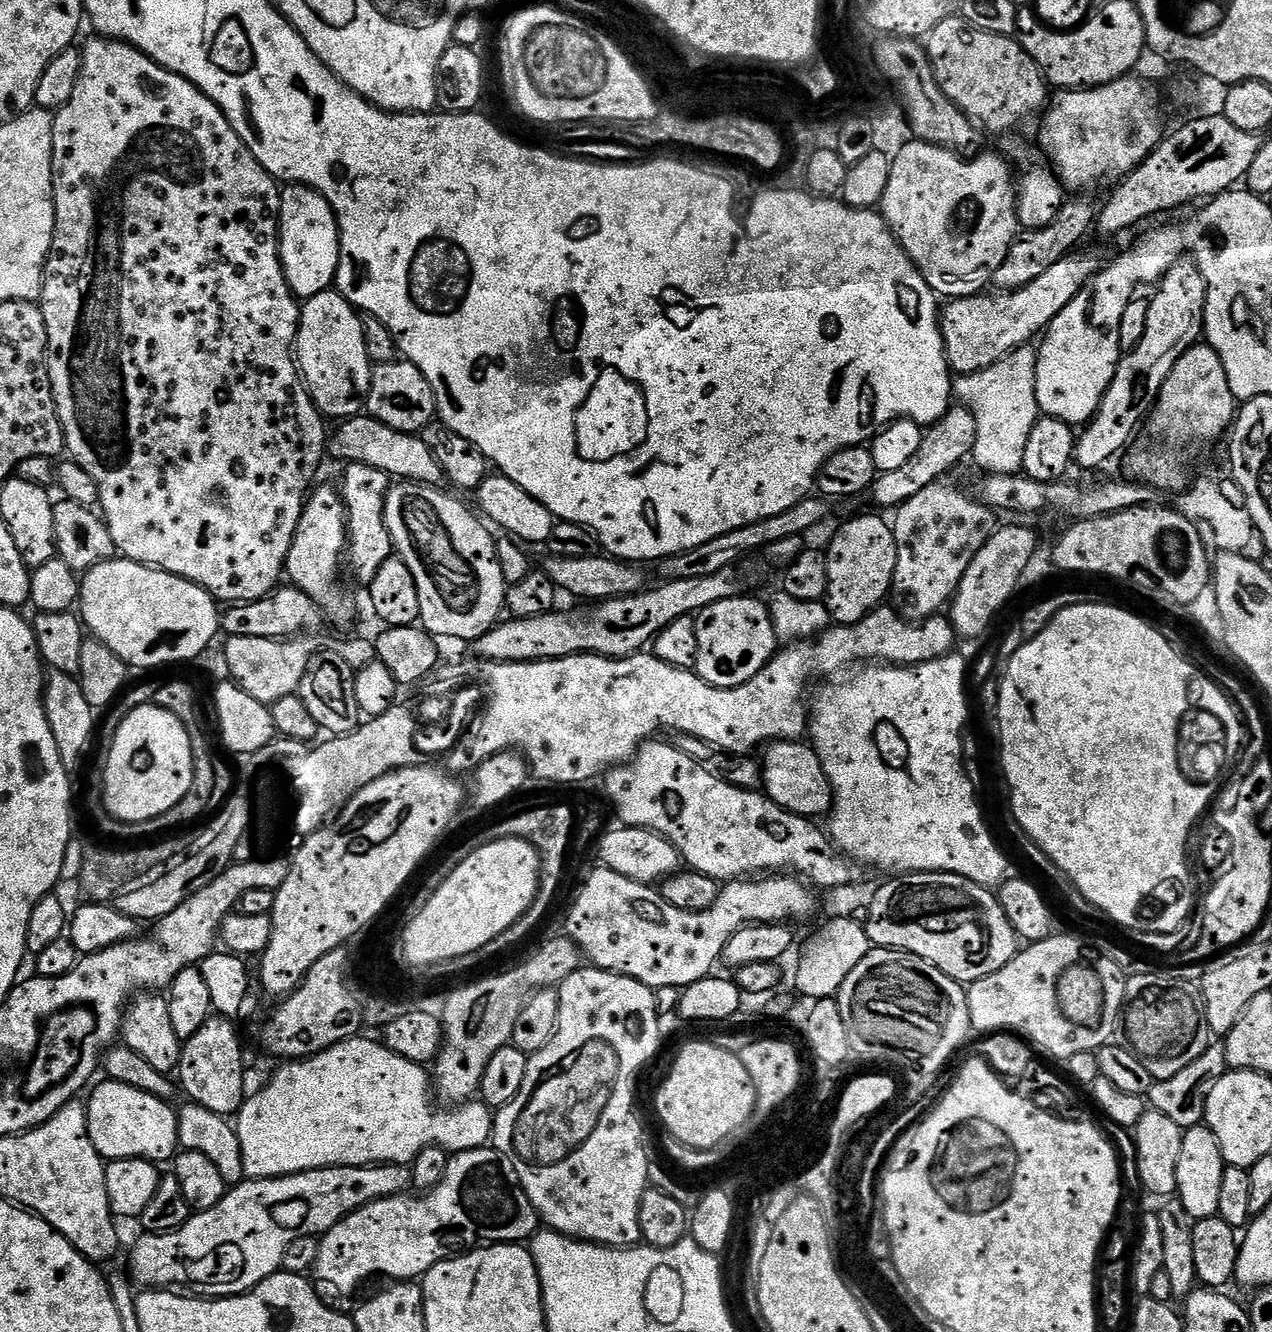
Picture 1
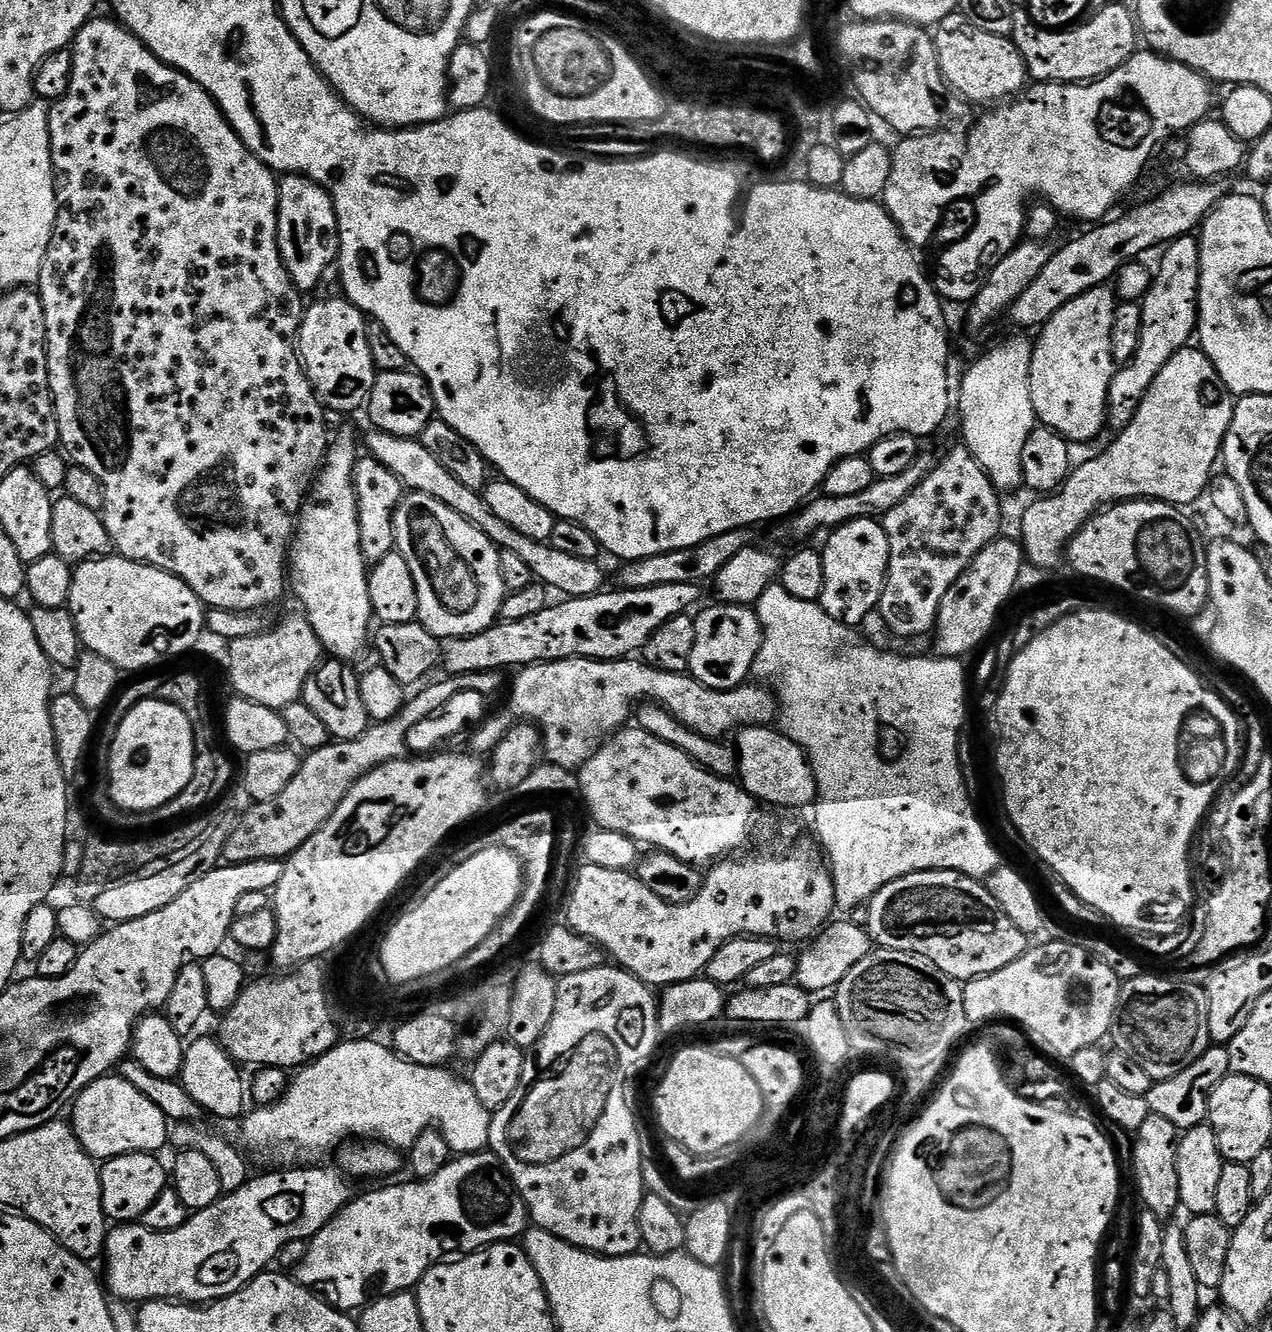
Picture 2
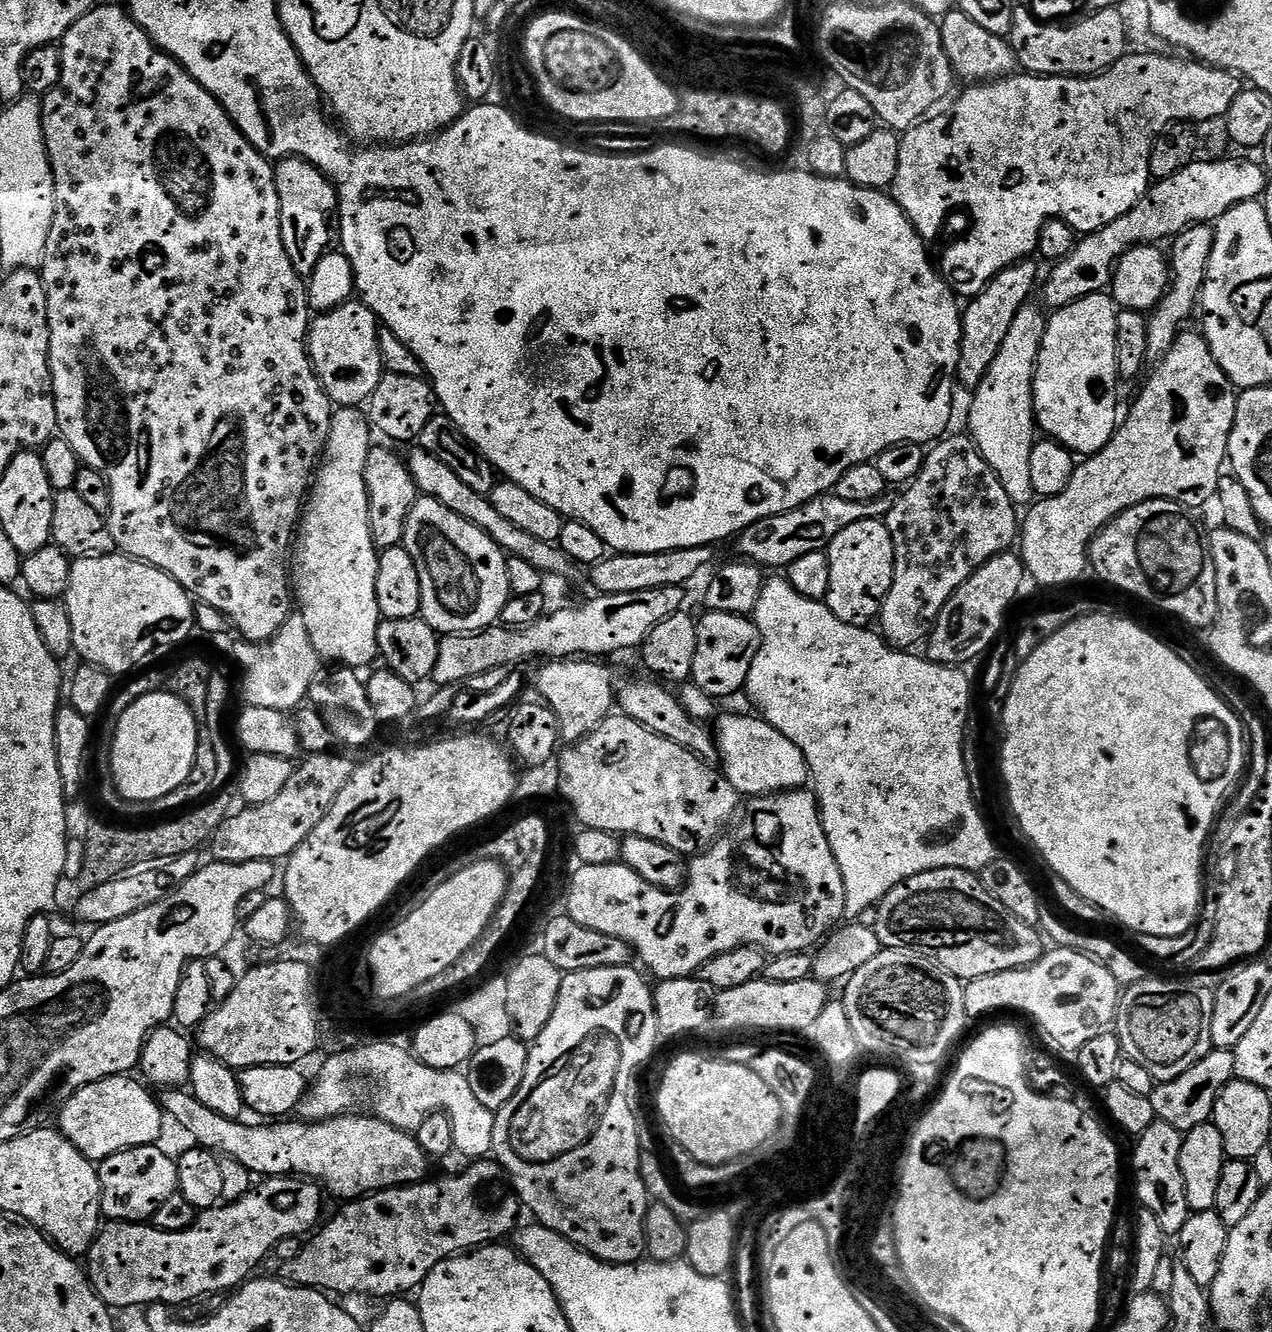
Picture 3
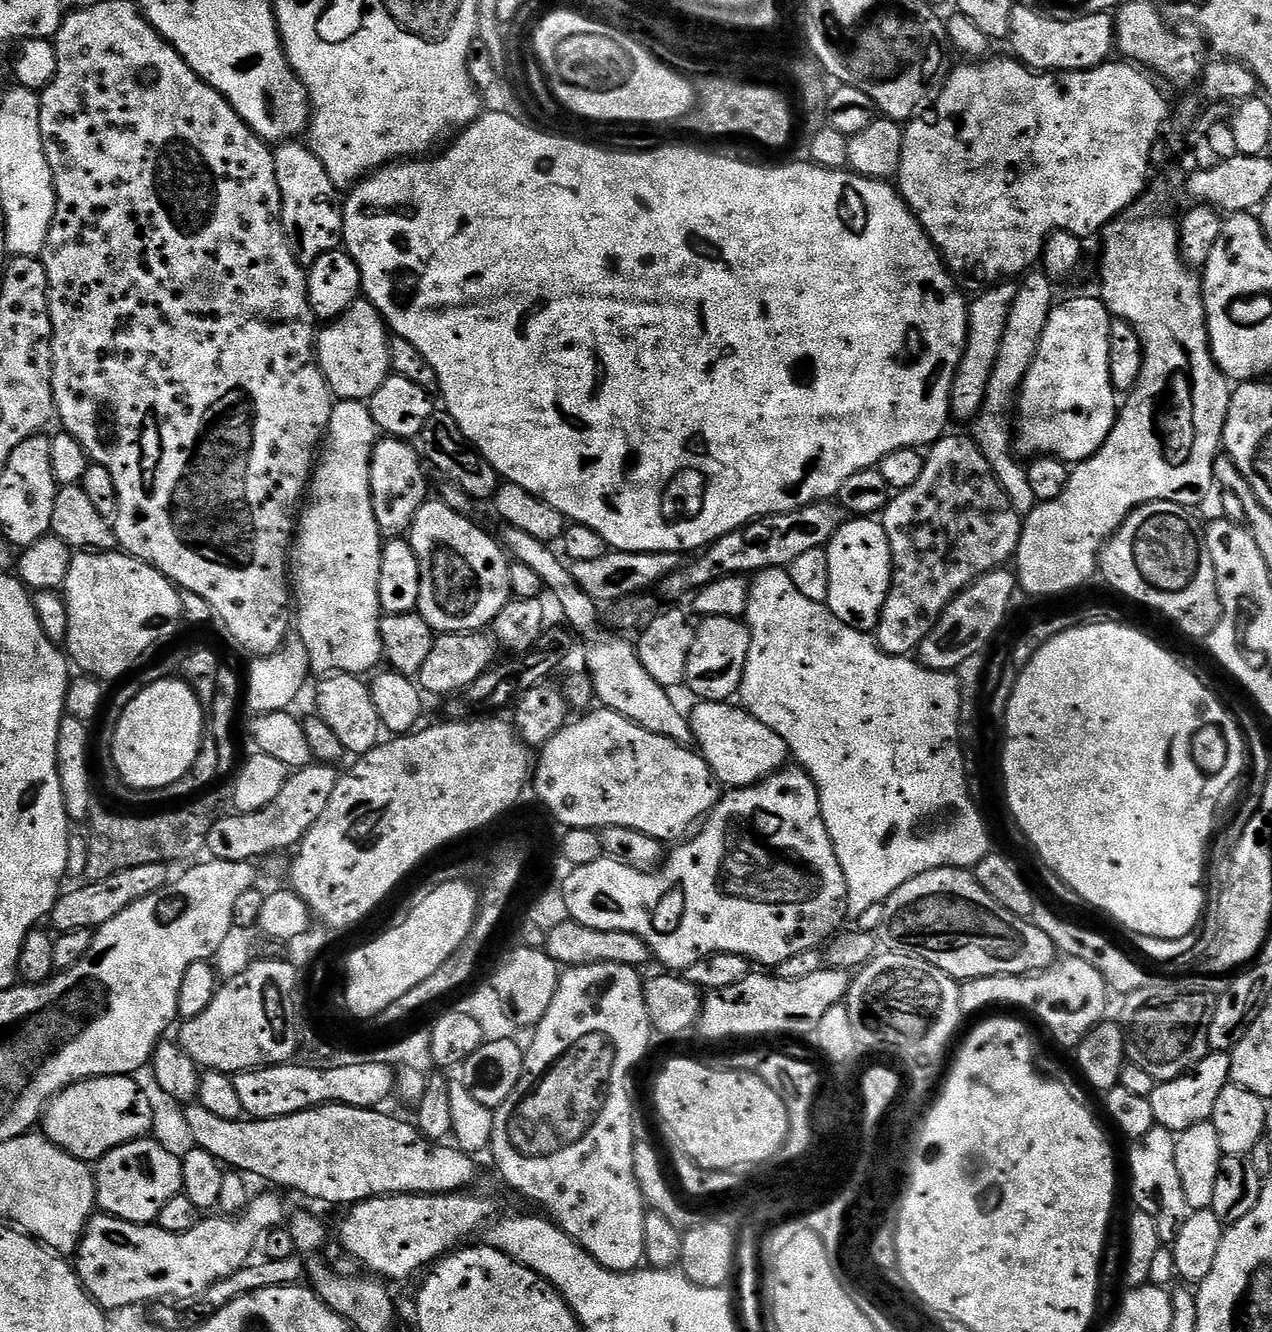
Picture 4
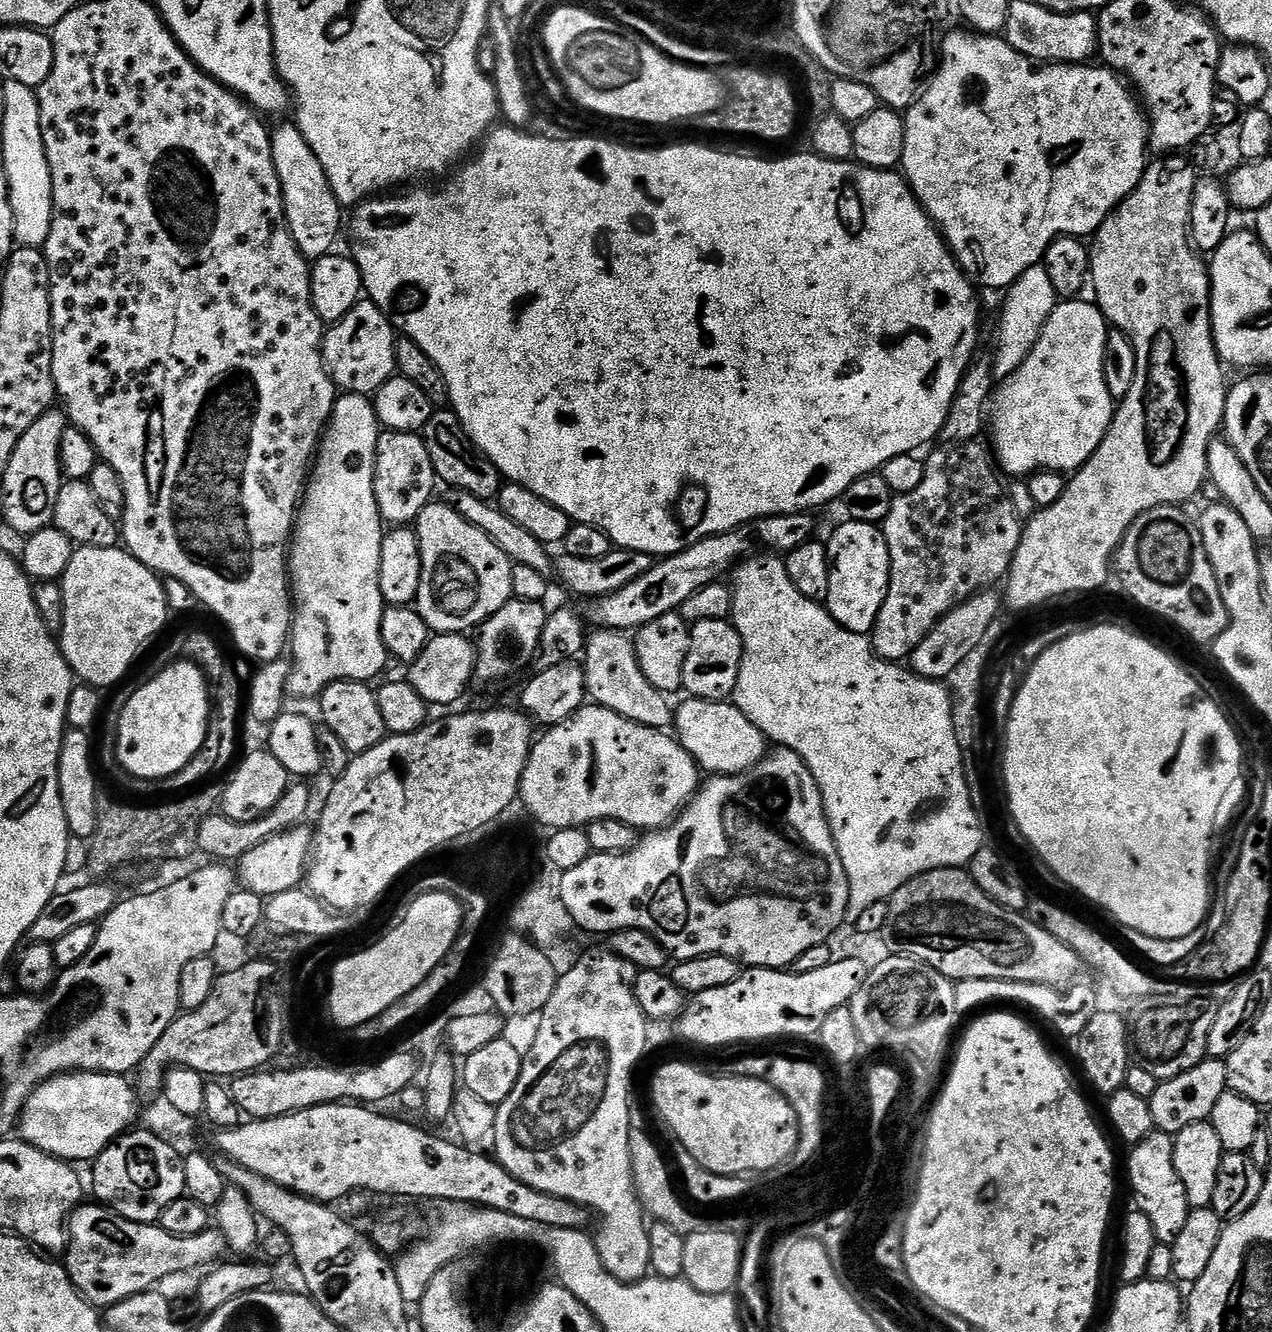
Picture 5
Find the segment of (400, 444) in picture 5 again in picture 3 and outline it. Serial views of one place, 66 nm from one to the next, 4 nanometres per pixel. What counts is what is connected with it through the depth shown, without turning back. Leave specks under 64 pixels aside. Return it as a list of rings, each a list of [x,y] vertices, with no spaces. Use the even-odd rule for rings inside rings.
[[[373,446],[366,458],[364,481],[368,491],[368,517],[372,527],[372,541],[380,550],[401,547],[404,542],[406,518],[418,499],[418,489],[405,457],[391,452],[388,448]]]

